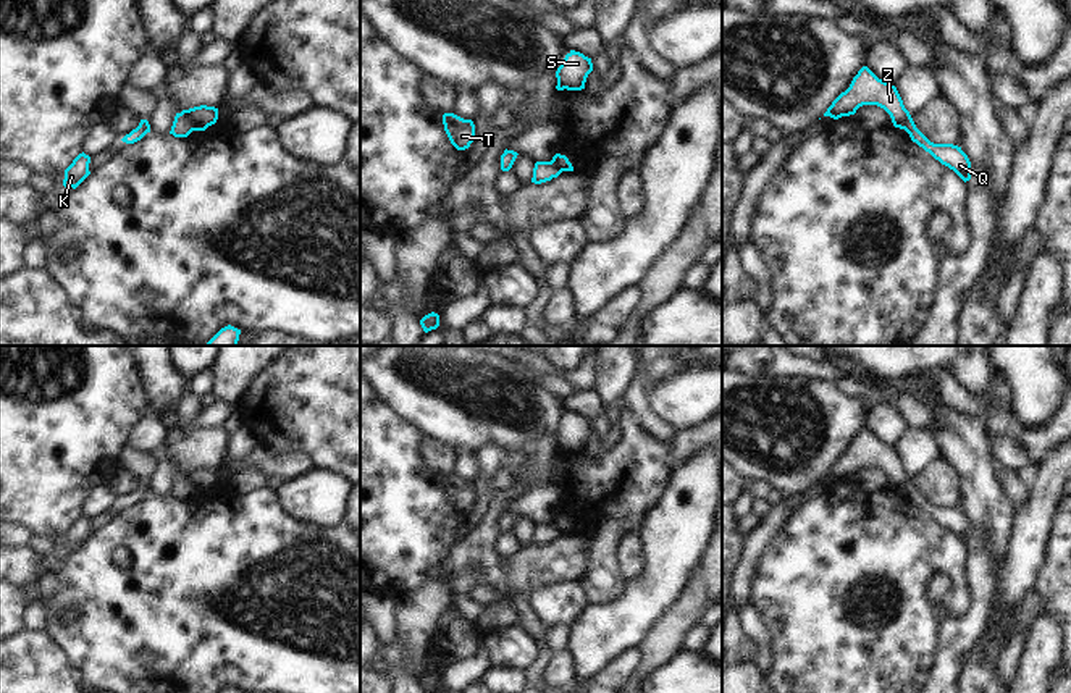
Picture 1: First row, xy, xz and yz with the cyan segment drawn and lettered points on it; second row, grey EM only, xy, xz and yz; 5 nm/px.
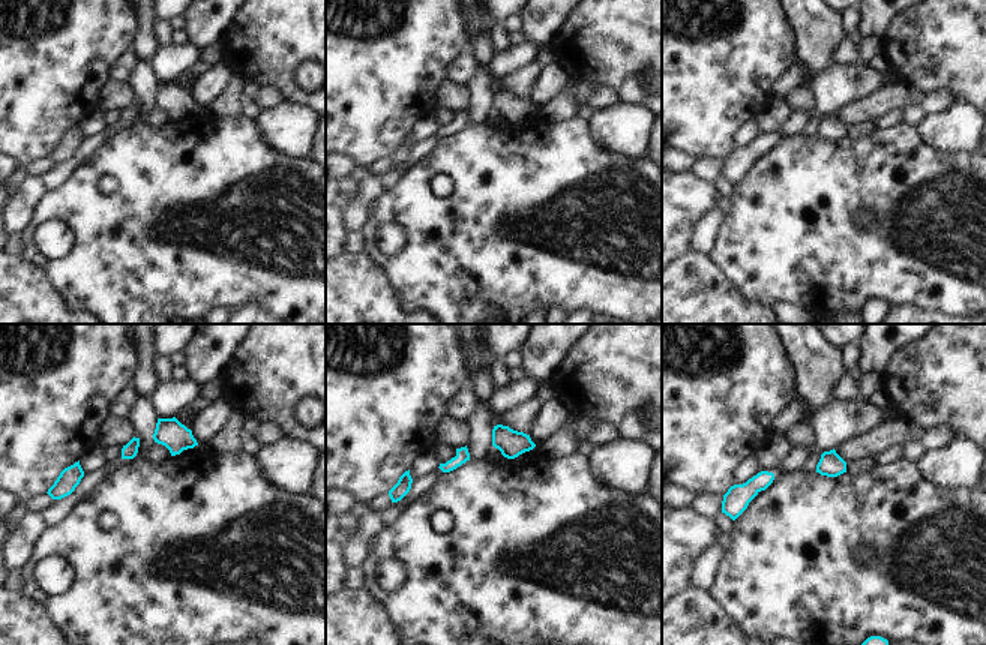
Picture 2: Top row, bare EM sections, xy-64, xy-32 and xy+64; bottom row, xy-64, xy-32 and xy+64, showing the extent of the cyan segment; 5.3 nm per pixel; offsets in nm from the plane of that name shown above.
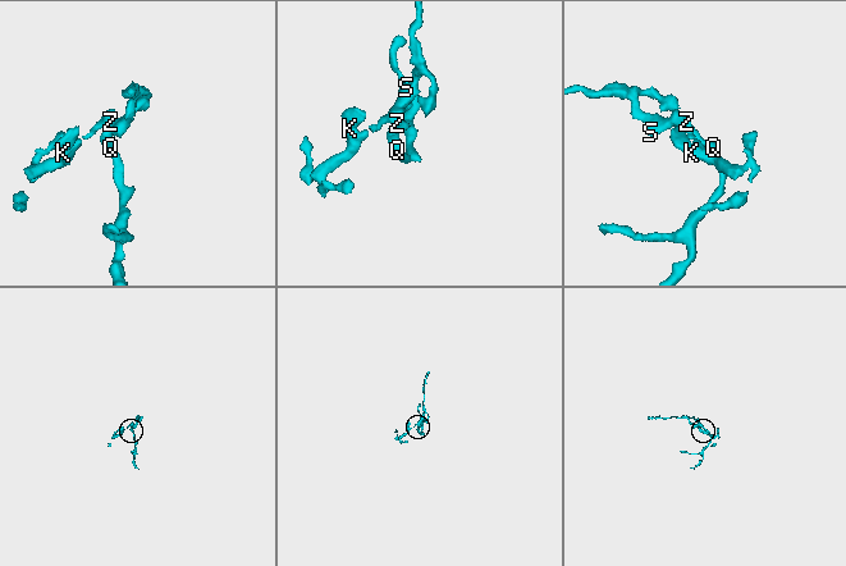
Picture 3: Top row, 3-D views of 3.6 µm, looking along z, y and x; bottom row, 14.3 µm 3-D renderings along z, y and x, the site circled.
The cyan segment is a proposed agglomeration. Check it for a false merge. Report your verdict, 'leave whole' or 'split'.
split

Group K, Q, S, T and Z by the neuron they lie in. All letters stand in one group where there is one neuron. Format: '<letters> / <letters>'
K S T Z / Q

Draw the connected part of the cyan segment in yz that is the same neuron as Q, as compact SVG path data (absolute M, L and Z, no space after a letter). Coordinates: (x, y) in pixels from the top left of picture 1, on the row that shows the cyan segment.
M913 118L903 128L913 142L929 152L942 165L953 170L964 183L971 179L971 162L961 147L930 142L914 124Z

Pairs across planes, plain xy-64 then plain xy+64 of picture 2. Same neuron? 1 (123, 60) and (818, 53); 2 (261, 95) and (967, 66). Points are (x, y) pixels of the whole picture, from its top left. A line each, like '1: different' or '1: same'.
1: different
2: different

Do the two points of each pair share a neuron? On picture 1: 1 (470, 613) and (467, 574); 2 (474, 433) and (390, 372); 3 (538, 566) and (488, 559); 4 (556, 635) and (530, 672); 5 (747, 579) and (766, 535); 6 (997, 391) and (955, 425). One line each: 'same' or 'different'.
1: same
2: same
3: same
4: different
5: same
6: different

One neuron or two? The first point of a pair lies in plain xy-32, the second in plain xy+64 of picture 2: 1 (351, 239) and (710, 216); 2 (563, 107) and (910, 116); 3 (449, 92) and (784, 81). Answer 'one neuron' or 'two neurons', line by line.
1: one neuron
2: two neurons
3: two neurons

